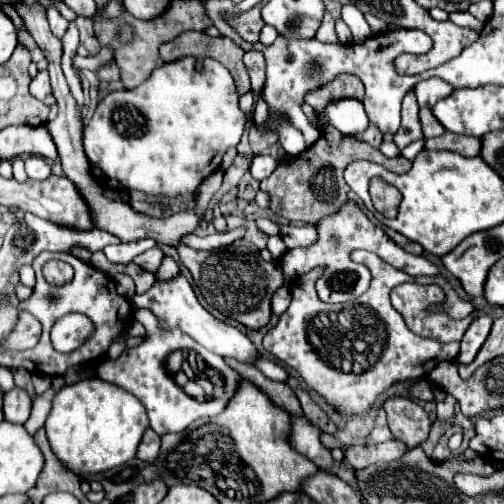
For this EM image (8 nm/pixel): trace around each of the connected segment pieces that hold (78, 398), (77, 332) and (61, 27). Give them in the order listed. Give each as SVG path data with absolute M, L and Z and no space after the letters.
M84 378L56 392L52 412L46 420L54 454L76 474L96 474L132 460L146 428L148 416L142 402L124 388L116 388L100 378Z
M68 314L60 318L52 328L52 346L62 354L80 348L86 338L88 338L88 318L82 314Z
M48 6L46 8L46 18L48 18L48 24L50 24L50 30L54 36L62 38L66 28L68 28L68 20L56 10L56 6Z

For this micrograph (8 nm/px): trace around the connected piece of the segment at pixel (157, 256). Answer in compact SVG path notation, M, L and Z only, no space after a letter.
M154 246L154 248L150 248L148 252L136 256L136 258L134 258L134 264L138 264L142 270L156 272L156 270L160 268L160 264L162 264L162 258L164 258L164 252L162 252L158 246Z

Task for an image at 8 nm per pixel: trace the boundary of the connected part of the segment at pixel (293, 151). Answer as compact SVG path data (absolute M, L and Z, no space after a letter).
M282 120L280 128L276 130L278 138L280 138L280 144L282 148L286 150L286 154L290 156L300 156L304 150L306 150L306 142L304 142L304 136L300 130L296 130L294 126L288 126L286 120Z

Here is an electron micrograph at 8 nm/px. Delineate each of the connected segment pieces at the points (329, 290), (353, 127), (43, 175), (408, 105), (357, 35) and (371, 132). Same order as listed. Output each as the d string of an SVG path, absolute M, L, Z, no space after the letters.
M354 202L344 204L338 214L320 220L316 224L316 230L318 230L318 242L316 244L312 244L310 248L294 248L294 250L288 250L282 256L280 264L282 264L282 270L284 270L286 280L294 280L296 276L300 276L300 274L304 274L304 272L308 272L308 270L324 264L326 266L326 272L316 282L316 290L318 290L318 296L320 296L322 302L332 302L332 304L350 302L350 300L362 296L368 290L368 284L370 284L370 272L368 272L368 268L362 266L362 264L354 264L350 260L350 252L356 250L356 248L362 248L362 250L368 250L368 252L376 252L388 264L392 264L398 270L404 270L410 276L438 276L440 274L438 266L434 266L428 258L408 254L400 246L396 246L384 234L382 228L374 226L362 214L362 210Z
M340 98L326 104L323 112L315 111L320 132L326 126L340 130L342 134L356 134L368 128L368 118L364 106L356 98Z
M28 156L26 174L30 180L46 180L50 176L50 164L40 156Z
M410 90L402 102L402 126L394 134L394 144L398 148L406 148L410 142L424 138L420 120L418 120L418 106L414 106L414 104L418 104L418 102L416 102L414 92Z
M348 4L342 8L342 20L348 24L348 28L352 30L354 36L354 44L366 42L368 38L372 38L372 30L364 18L364 14L360 10L356 10L356 6Z
M370 124L370 128L364 134L356 134L356 138L360 142L368 142L368 144L380 144L382 142L380 130L376 130L376 126L372 126L372 124Z

